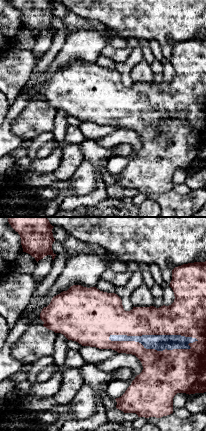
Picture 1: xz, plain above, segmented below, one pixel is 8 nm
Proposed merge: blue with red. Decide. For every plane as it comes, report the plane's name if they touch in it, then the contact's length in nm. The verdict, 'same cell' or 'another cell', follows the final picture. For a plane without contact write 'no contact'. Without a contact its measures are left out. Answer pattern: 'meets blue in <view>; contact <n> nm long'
meets blue in xz; contact 750 nm long

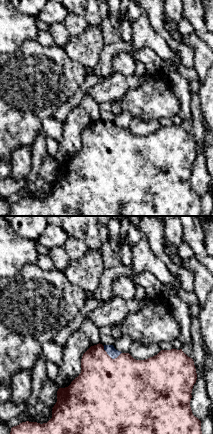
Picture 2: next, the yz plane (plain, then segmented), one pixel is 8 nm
meets blue in yz; contact 160 nm long

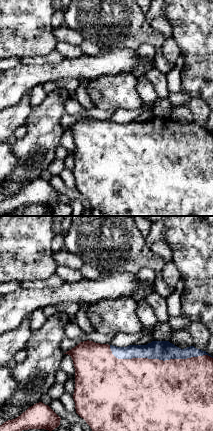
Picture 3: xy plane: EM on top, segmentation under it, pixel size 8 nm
meets blue in xy; contact 850 nm long

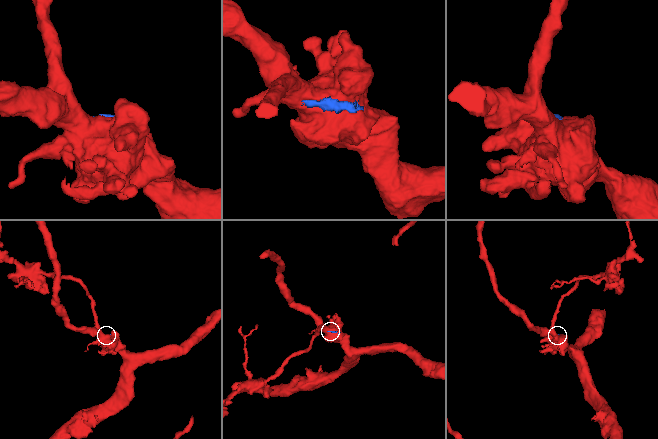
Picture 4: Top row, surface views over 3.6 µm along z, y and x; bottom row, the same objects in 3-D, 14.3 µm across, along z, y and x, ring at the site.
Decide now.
same cell

